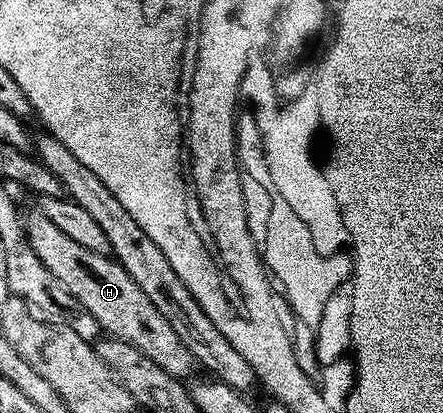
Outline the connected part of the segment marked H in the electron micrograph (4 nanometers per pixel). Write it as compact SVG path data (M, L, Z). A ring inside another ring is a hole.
M36 212L30 214L29 219L24 219L23 225L25 237L29 239L35 256L43 260L47 272L51 272L51 276L55 276L55 280L59 280L59 284L63 284L63 288L75 296L77 303L95 316L98 327L106 335L139 348L147 360L155 360L155 364L159 364L159 368L173 378L188 379L188 374L195 370L191 352L187 352L183 340L175 336L175 328L171 328L167 316L163 316L163 312L151 304L143 288L139 288L139 284L127 276L124 268L112 257L90 252L83 248L83 244L75 244L75 240L63 236L63 232L59 232L59 228L55 228L47 216Z

